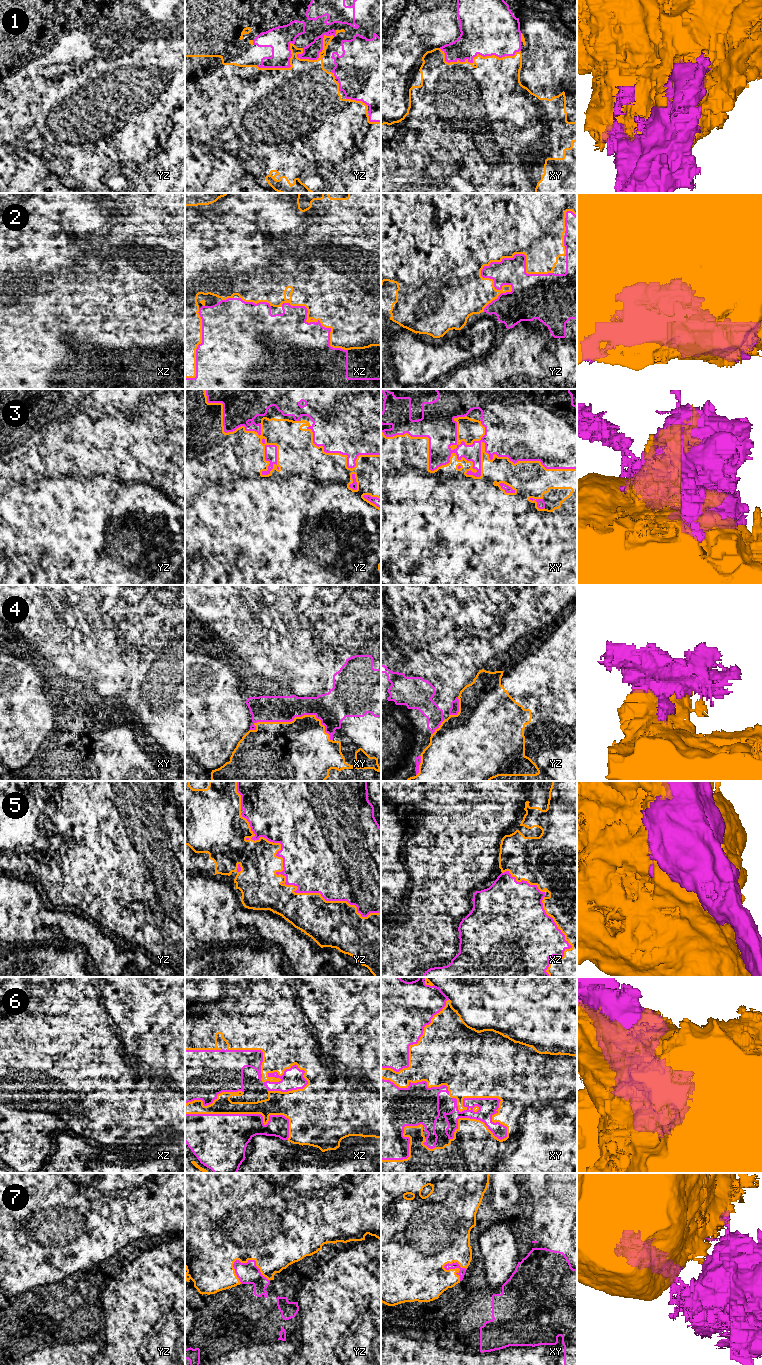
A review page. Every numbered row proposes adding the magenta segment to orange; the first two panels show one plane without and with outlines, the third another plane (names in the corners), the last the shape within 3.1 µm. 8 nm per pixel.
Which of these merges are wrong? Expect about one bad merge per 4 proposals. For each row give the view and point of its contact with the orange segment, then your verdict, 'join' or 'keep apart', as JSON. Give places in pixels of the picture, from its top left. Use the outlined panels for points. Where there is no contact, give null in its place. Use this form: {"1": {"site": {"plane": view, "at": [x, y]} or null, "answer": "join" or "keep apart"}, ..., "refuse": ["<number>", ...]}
{"1": {"site": {"plane": "xy", "at": [476, 56]}, "answer": "join"}, "2": {"site": {"plane": "yz", "at": [486, 265]}, "answer": "join"}, "3": {"site": {"plane": "xy", "at": [468, 475]}, "answer": "join"}, "4": {"site": {"plane": "xy", "at": [294, 719]}, "answer": "join"}, "5": {"site": {"plane": "yz", "at": [289, 885]}, "answer": "join"}, "6": {"site": {"plane": "xy", "at": [491, 1132]}, "answer": "join"}, "7": {"site": {"plane": "yz", "at": [254, 1259]}, "answer": "keep apart"}, "refuse": ["7"]}

